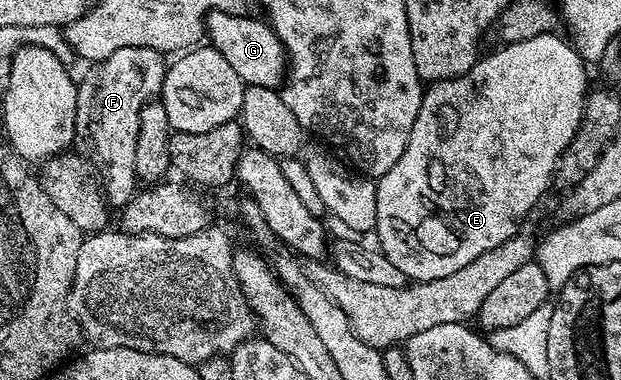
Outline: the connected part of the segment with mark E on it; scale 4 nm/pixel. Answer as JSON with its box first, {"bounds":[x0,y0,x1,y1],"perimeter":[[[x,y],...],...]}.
{"bounds":[376,32,588,282],"perimeter":[[[558,32],[549,34],[541,34],[540,36],[532,36],[528,40],[520,40],[519,42],[508,42],[499,45],[499,50],[494,50],[490,55],[479,57],[477,64],[459,78],[449,78],[443,82],[431,82],[425,87],[422,103],[420,104],[420,112],[416,112],[416,124],[412,124],[412,136],[408,140],[408,148],[404,148],[404,156],[400,156],[400,160],[396,160],[396,164],[392,164],[392,168],[388,168],[388,172],[384,172],[382,177],[376,182],[376,235],[378,234],[377,245],[382,253],[388,256],[388,260],[392,260],[392,264],[396,264],[396,268],[400,268],[400,272],[404,272],[404,276],[408,280],[414,282],[427,282],[428,280],[440,280],[444,276],[452,276],[452,272],[458,271],[459,268],[464,268],[464,264],[472,264],[472,260],[476,260],[476,256],[480,256],[484,252],[488,252],[492,248],[496,248],[498,244],[504,244],[504,240],[508,240],[514,234],[519,233],[522,221],[529,216],[534,210],[534,205],[542,198],[542,193],[547,189],[551,189],[554,181],[554,169],[558,167],[560,156],[568,148],[568,144],[576,136],[576,128],[580,128],[580,120],[582,114],[586,110],[586,95],[588,93],[588,85],[586,86],[586,69],[587,63],[584,61],[581,54],[573,45],[570,46],[564,39],[558,35]]]}

